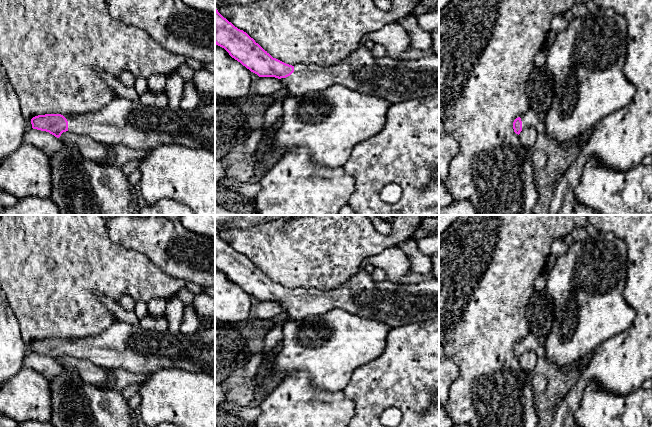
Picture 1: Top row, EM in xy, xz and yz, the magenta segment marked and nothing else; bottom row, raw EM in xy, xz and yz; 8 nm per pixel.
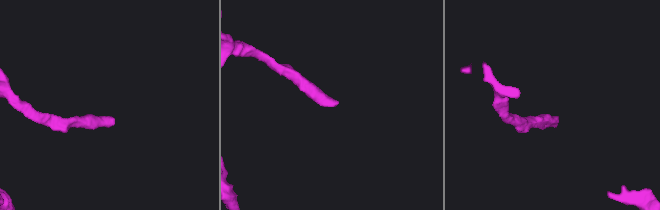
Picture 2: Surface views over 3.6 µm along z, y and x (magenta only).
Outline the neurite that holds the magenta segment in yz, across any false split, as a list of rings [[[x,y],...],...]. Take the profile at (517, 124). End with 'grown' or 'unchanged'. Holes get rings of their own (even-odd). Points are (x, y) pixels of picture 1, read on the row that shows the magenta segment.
[[[529,108],[521,117],[516,118],[513,122],[514,132],[518,135],[524,128],[528,127],[534,127],[539,134],[546,132],[545,122],[539,120],[531,108]]]; grown

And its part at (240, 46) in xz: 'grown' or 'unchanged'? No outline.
grown

